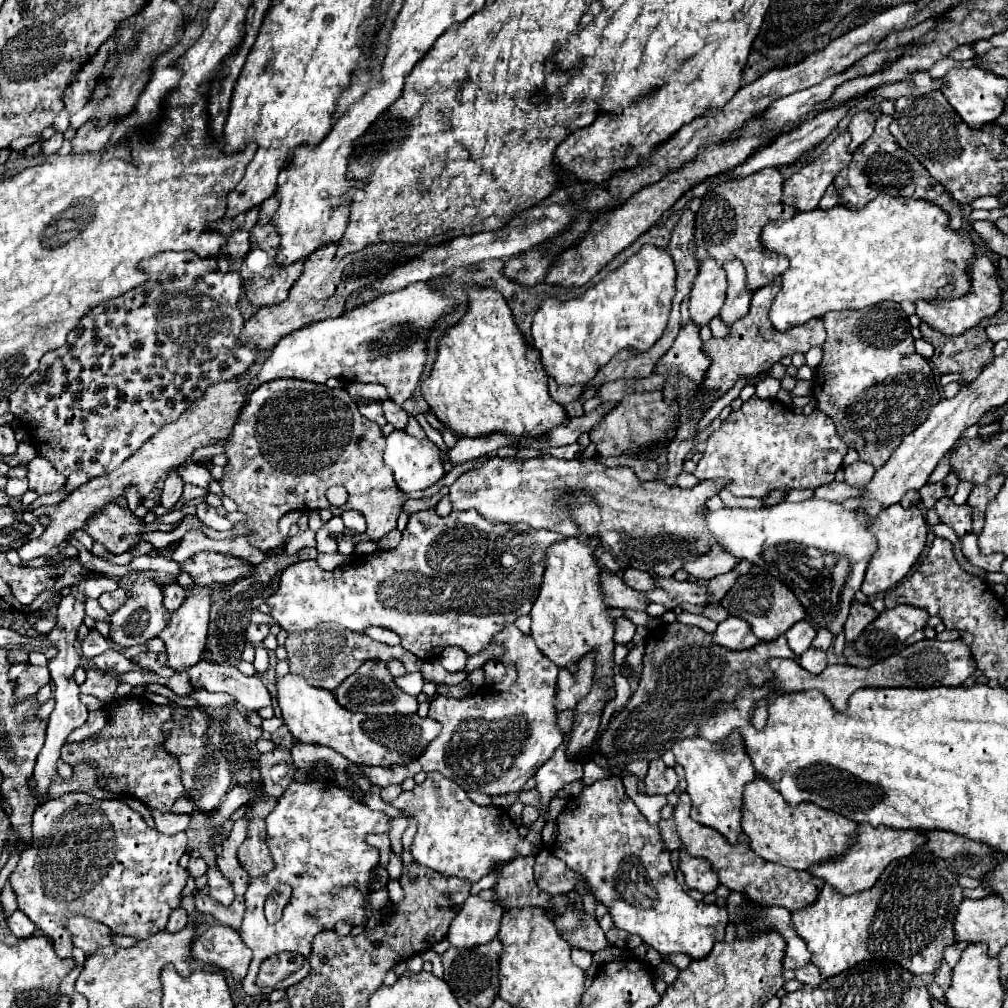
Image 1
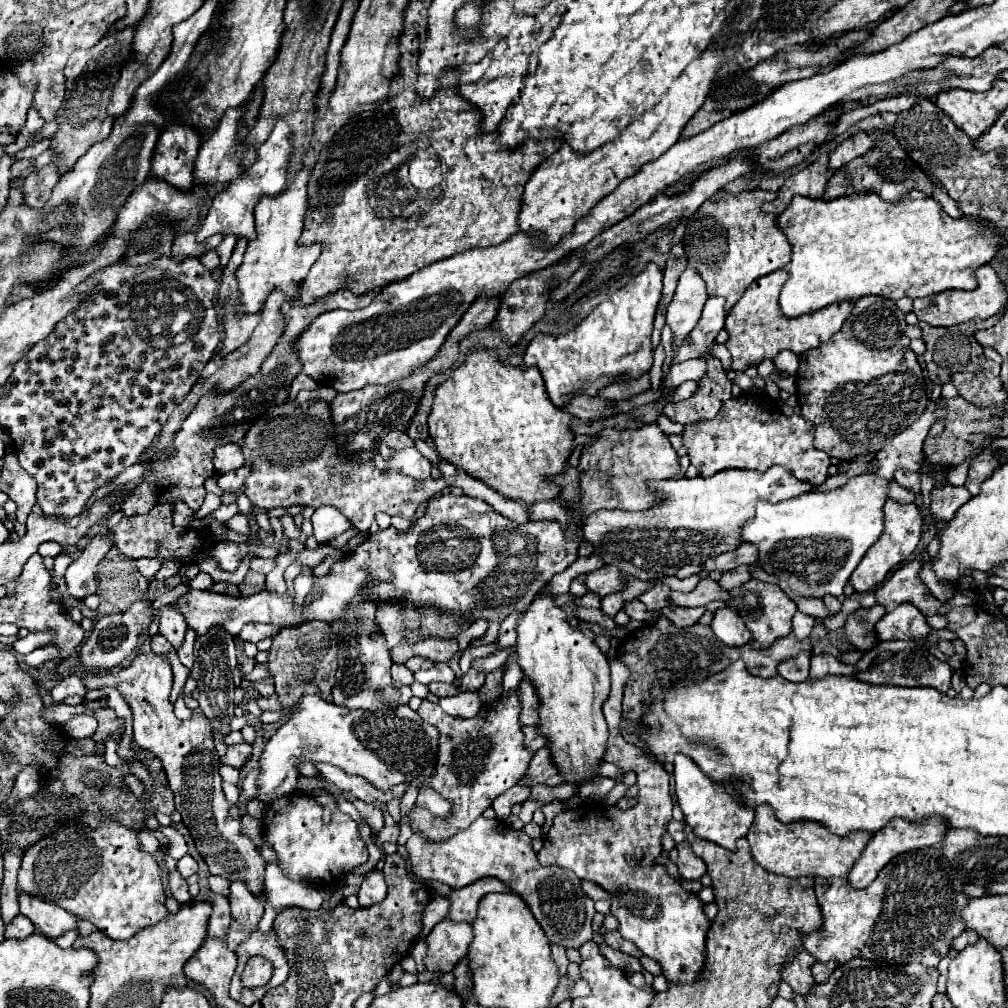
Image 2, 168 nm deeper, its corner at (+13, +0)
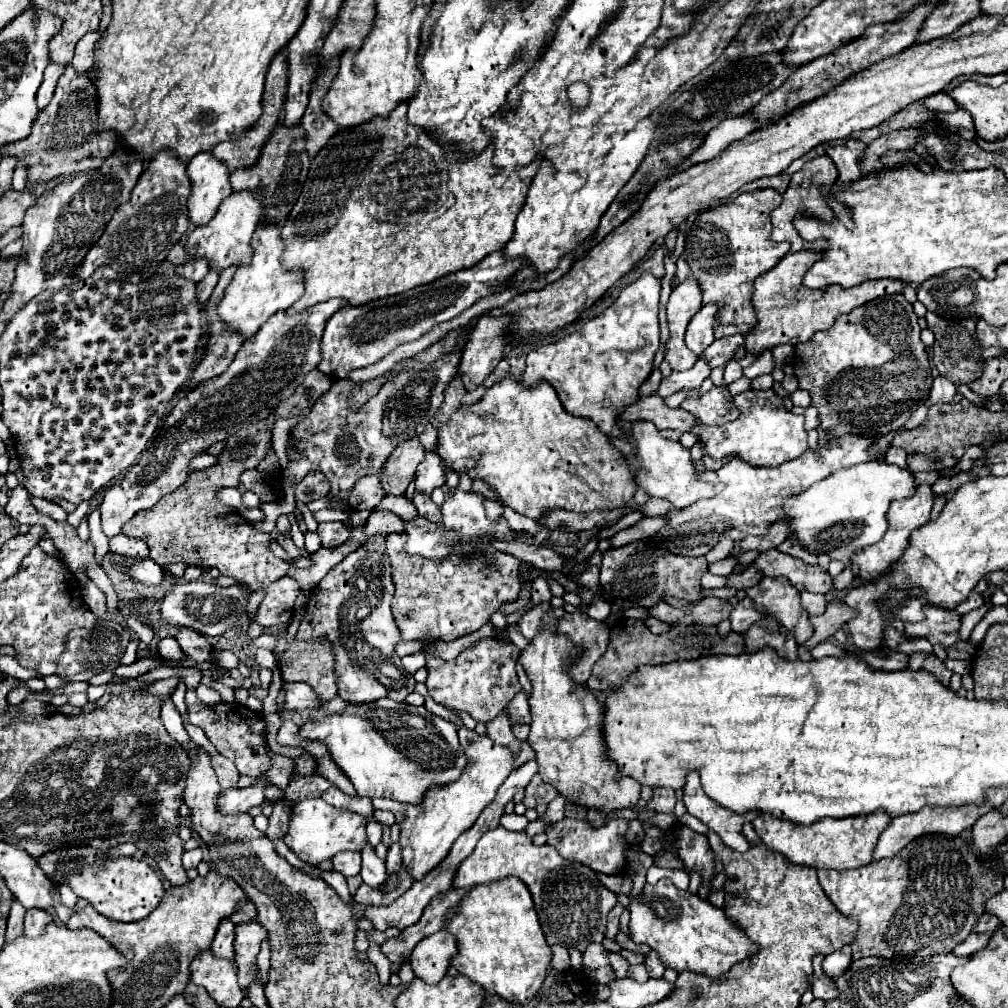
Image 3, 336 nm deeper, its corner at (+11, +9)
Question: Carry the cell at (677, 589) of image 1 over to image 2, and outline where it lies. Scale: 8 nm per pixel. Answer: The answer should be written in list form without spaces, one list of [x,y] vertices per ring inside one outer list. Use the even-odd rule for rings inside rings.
[[[704,577],[694,591],[690,591],[690,593],[672,591],[670,599],[672,599],[672,605],[676,605],[676,607],[700,607],[700,605],[708,605],[712,601],[728,601],[730,593],[724,591],[714,579]]]

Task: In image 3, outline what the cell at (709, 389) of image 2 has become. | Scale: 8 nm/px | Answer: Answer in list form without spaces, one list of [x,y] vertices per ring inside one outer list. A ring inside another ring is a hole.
[[[726,384],[712,386],[712,390],[706,392],[700,400],[686,400],[680,404],[680,408],[698,416],[698,422],[708,426],[720,426],[738,418],[738,410],[732,404],[732,396]]]

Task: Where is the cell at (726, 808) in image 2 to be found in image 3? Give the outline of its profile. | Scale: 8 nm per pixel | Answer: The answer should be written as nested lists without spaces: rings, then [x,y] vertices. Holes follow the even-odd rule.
[[[690,772],[686,776],[684,784],[684,804],[686,810],[702,820],[710,830],[714,830],[726,846],[738,852],[748,850],[748,842],[742,836],[742,824],[752,822],[760,812],[746,812],[746,814],[736,814],[732,810],[726,810],[724,806],[716,804],[706,792],[702,790],[700,776],[698,772]]]

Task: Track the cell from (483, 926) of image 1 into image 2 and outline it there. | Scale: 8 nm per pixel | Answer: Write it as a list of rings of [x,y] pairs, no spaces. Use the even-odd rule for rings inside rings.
[[[442,919],[440,923],[436,923],[436,927],[432,929],[432,933],[426,937],[426,957],[424,957],[424,965],[430,973],[440,975],[440,973],[450,973],[456,965],[456,961],[464,959],[468,953],[468,945],[472,941],[472,923],[454,923],[454,921],[446,921]]]

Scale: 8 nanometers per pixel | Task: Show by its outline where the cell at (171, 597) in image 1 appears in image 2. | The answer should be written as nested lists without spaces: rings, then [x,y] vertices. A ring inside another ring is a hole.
[[[164,605],[160,609],[160,633],[168,639],[168,643],[178,651],[184,643],[184,635],[186,635],[186,625],[184,625],[184,617],[180,617],[180,613],[176,613],[176,609],[172,609],[172,605]]]

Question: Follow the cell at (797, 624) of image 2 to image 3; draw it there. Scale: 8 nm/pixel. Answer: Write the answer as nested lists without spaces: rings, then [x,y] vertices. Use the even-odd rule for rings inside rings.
[[[800,592],[800,600],[802,600],[802,608],[806,608],[808,614],[822,614],[828,600],[824,594],[814,594],[814,592]]]

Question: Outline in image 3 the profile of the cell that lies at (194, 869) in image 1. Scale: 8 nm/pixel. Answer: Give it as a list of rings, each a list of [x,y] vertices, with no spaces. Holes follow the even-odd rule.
[[[202,848],[186,850],[182,862],[184,862],[184,868],[186,868],[186,870],[188,870],[188,868],[196,868],[196,866],[202,862]]]

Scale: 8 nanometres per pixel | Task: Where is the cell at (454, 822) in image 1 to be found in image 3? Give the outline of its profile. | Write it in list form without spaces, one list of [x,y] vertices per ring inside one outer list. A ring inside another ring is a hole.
[[[502,826],[488,830],[476,844],[474,852],[460,862],[452,886],[454,888],[472,888],[478,884],[490,884],[506,876],[520,878],[532,898],[544,930],[548,944],[560,944],[566,948],[586,950],[592,942],[602,942],[606,928],[606,914],[616,904],[616,894],[606,890],[596,872],[588,866],[564,860],[548,844],[536,846],[526,832],[510,832]]]

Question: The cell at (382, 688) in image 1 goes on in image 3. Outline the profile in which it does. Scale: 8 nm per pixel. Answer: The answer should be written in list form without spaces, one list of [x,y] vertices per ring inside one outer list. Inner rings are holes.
[[[384,534],[372,536],[366,546],[348,554],[320,580],[308,598],[306,614],[296,634],[298,640],[312,640],[314,636],[328,636],[332,640],[338,696],[354,704],[374,702],[384,696],[404,702],[416,686],[414,676],[402,672],[400,658],[394,652],[398,628],[390,612],[394,584],[384,538]]]

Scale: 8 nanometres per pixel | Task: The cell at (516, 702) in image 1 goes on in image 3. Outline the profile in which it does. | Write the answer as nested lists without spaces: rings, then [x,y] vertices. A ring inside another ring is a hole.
[[[466,726],[458,728],[460,744],[466,752],[468,764],[462,770],[462,776],[450,784],[430,786],[424,792],[424,798],[418,804],[406,804],[386,798],[374,798],[374,808],[390,810],[400,822],[400,844],[402,844],[402,864],[408,872],[420,880],[428,874],[436,864],[440,864],[454,840],[476,822],[480,812],[494,800],[500,784],[514,770],[514,754],[508,746],[496,744],[488,734],[478,734],[476,730],[468,730]]]

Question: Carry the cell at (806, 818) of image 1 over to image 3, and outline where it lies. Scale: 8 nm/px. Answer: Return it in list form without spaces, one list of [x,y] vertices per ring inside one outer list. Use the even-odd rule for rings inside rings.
[[[874,812],[874,816],[854,816],[854,818],[824,818],[810,826],[794,824],[790,820],[776,820],[770,814],[760,814],[752,824],[756,834],[762,838],[766,848],[782,854],[792,864],[810,868],[834,868],[852,870],[870,864],[872,852],[880,832],[888,826],[890,816],[886,812]]]

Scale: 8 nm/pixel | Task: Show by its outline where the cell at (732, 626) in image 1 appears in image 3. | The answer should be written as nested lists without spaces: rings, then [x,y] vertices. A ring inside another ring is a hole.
[[[742,598],[740,602],[734,604],[732,614],[730,614],[730,622],[732,622],[732,630],[738,634],[744,634],[754,622],[758,622],[764,614],[754,610],[752,600],[750,598]]]

